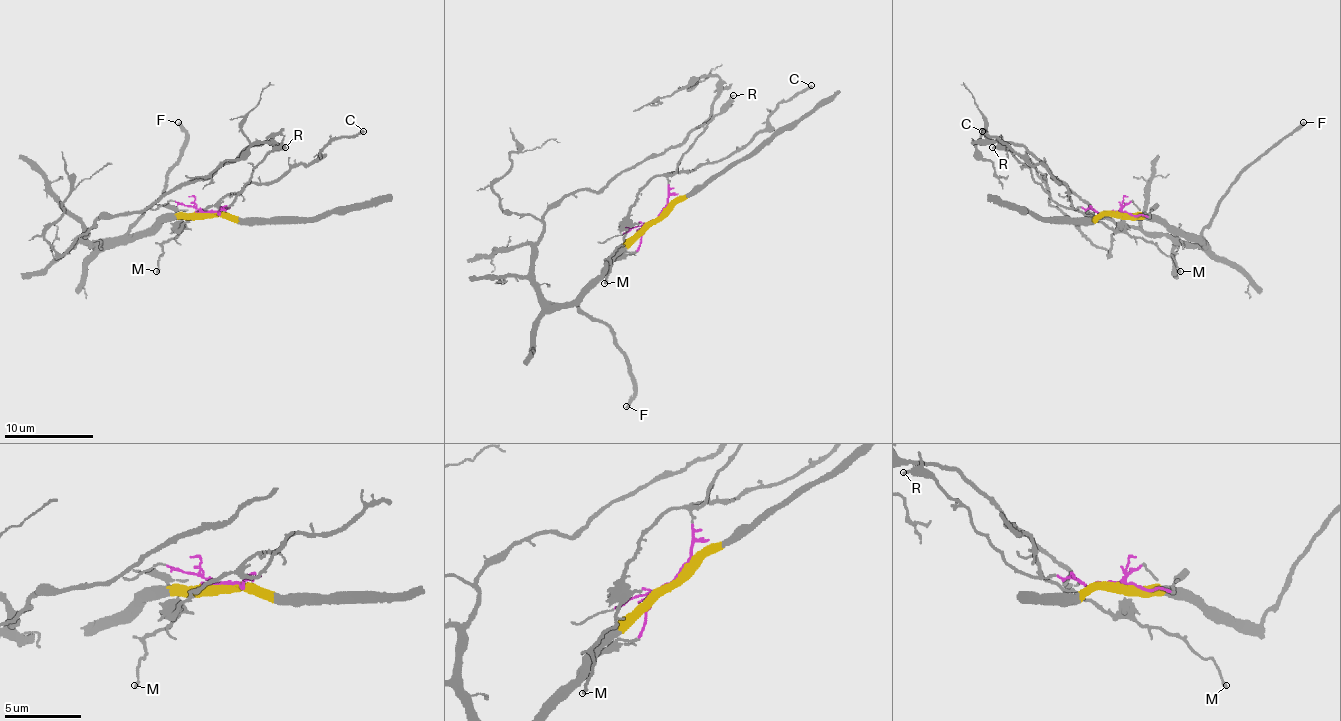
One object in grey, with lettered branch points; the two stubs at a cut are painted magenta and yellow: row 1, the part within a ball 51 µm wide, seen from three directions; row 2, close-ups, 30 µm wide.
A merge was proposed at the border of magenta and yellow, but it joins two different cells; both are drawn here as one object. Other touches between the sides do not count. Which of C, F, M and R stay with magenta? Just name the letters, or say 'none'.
C, M, R

